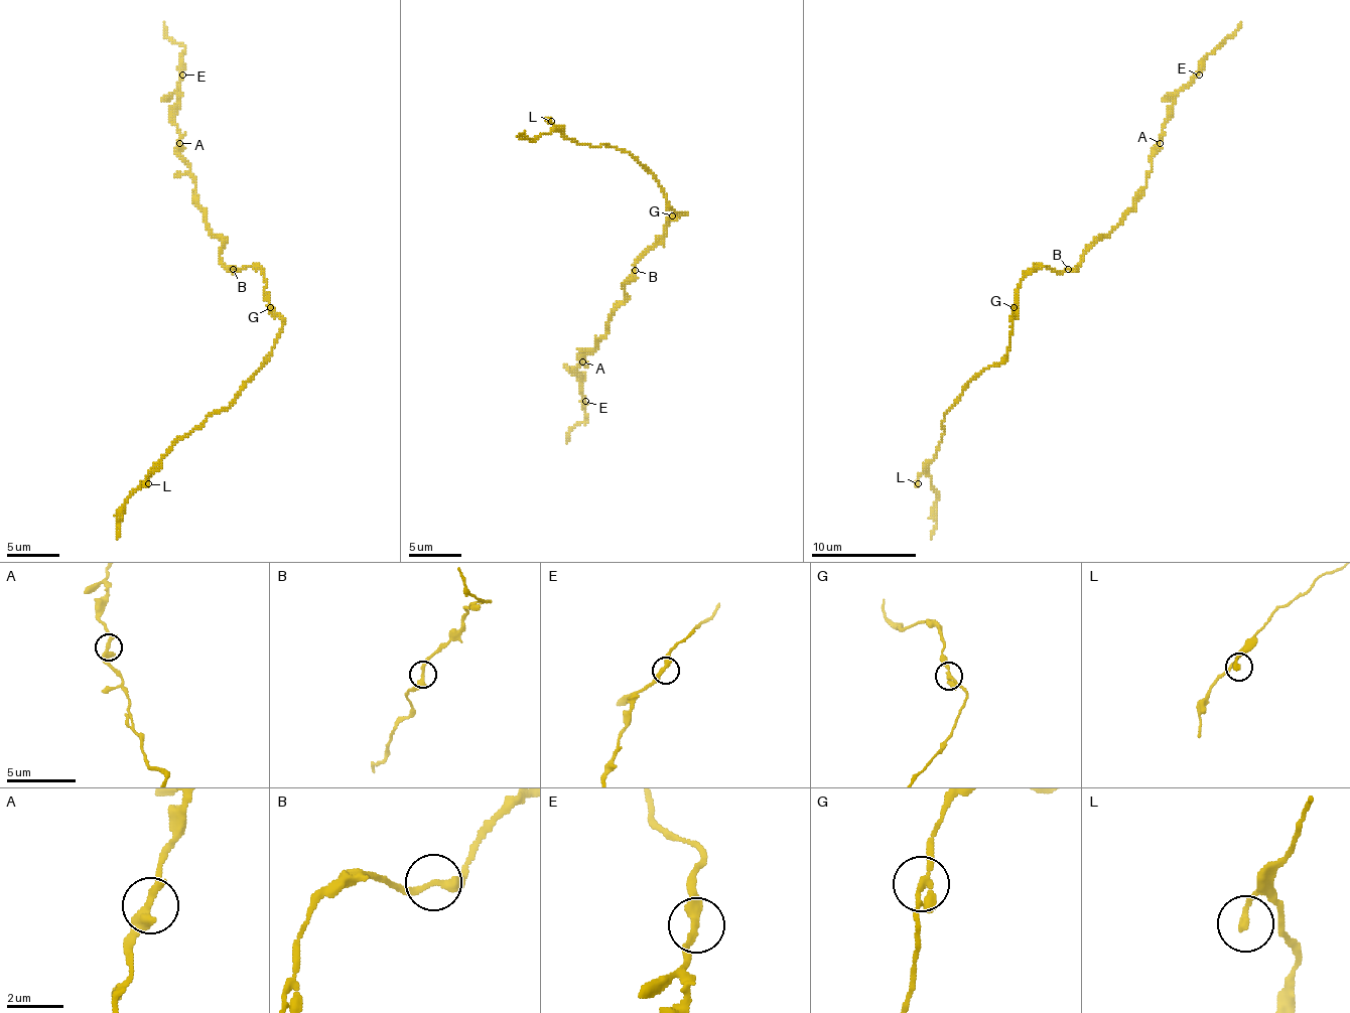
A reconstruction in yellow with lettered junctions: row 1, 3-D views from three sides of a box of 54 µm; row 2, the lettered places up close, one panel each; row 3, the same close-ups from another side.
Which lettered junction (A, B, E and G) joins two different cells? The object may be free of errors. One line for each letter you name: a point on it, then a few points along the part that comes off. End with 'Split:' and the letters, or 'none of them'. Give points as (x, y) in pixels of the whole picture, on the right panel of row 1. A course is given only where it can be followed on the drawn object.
Split: none of them

